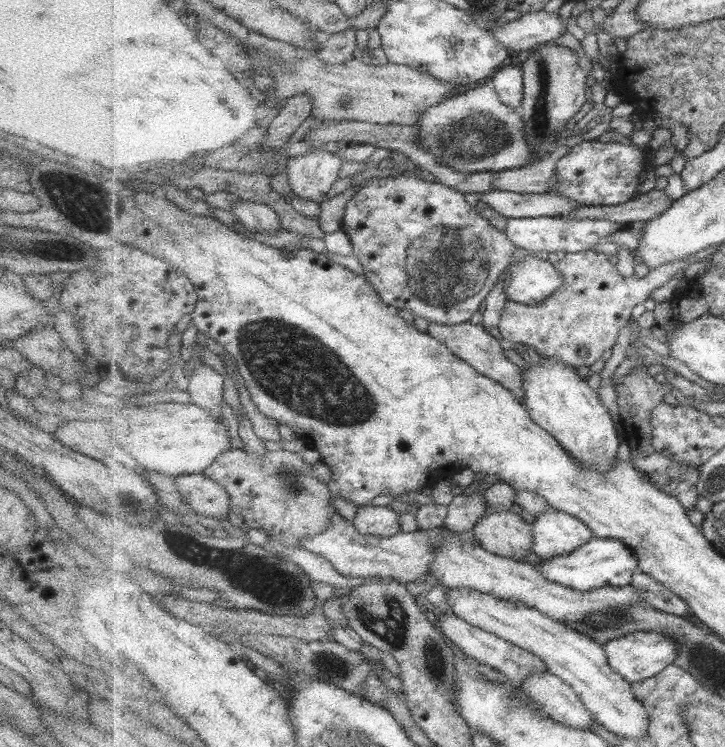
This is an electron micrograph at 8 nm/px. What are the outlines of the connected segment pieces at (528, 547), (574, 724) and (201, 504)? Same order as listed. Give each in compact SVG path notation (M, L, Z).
M511 510L488 512L473 530L476 534L476 541L495 554L525 561L527 553L531 554L533 551L534 525L527 524L521 515Z
M538 672L519 685L551 718L571 729L591 731L591 726L596 722L595 715L562 678L553 673Z
M204 473L177 475L176 485L186 503L196 512L217 518L230 512L230 494Z

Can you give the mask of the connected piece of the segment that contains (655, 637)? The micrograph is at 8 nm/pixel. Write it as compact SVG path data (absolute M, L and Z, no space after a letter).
M659 631L634 632L617 639L610 640L606 645L609 664L614 671L625 677L630 683L641 682L646 678L657 676L668 666L675 665L678 657L678 644L667 633Z

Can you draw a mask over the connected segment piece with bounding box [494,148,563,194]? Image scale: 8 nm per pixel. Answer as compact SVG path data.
M554 148L544 160L537 163L504 169L494 182L497 191L509 191L519 194L545 194L556 190L557 163L563 157L563 151Z

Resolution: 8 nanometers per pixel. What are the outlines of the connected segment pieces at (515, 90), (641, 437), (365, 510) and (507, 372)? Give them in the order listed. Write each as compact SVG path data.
M521 65L500 68L491 83L507 106L520 109L524 101L524 70Z
M649 365L638 366L630 370L617 384L617 404L622 426L625 426L627 442L631 446L630 458L637 470L648 474L652 483L660 487L668 495L680 499L686 509L692 509L697 504L700 490L698 482L701 478L700 467L688 465L681 461L673 460L656 449L653 442L653 411L665 401L665 396L674 394L670 383L661 384L654 377L649 376Z
M367 505L358 508L353 522L357 530L368 540L372 537L391 538L401 531L399 514L389 505Z
M465 322L460 325L449 326L448 324L433 324L428 326L427 333L440 339L442 343L448 347L459 357L465 359L473 368L480 371L481 374L500 382L505 389L512 392L513 395L519 399L522 404L525 400L525 391L523 391L523 373L519 366L512 364L505 358L503 348L499 344L499 340L489 334L488 330L482 325L470 324Z

